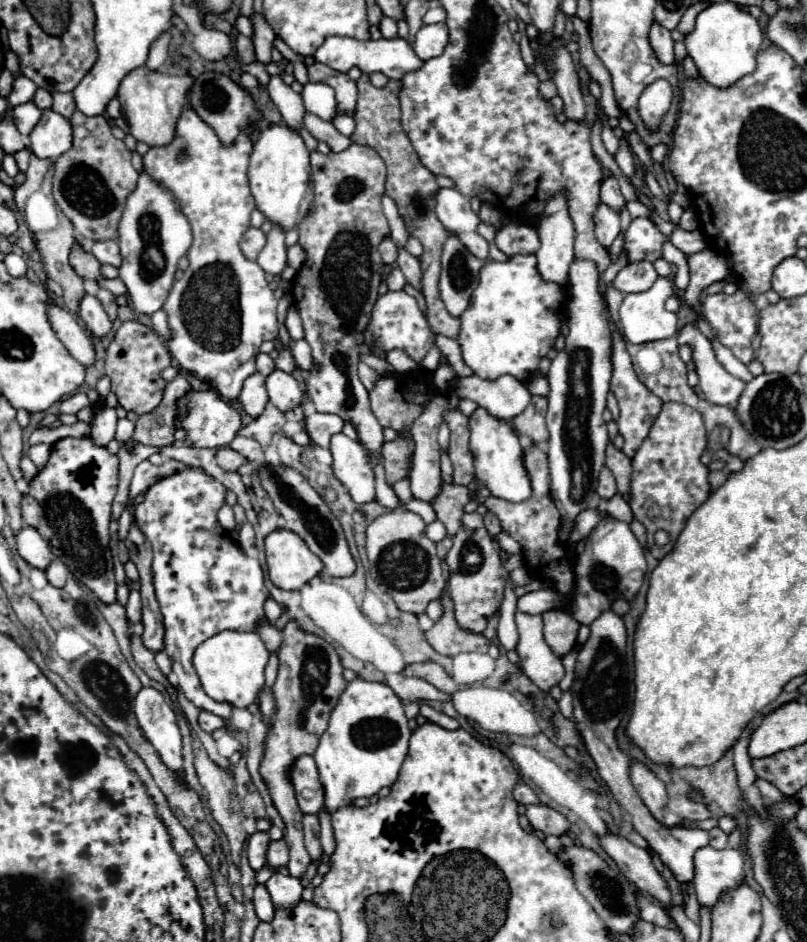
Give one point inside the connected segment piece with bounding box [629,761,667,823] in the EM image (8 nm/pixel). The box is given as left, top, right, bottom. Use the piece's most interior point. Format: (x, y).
(652, 790)

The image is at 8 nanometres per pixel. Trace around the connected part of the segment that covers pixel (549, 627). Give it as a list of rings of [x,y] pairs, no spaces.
[[[547,611],[543,615],[543,623],[545,641],[559,657],[563,657],[575,647],[579,623],[567,611]]]

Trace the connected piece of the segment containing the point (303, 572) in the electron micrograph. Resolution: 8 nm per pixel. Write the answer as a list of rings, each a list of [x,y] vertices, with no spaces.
[[[277,529],[265,539],[269,579],[279,589],[301,589],[323,571],[321,559],[289,529]]]

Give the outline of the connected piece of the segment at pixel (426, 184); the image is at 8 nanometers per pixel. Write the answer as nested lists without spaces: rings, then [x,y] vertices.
[[[361,75],[357,81],[359,87],[359,99],[355,109],[355,131],[349,137],[353,143],[367,145],[375,149],[385,165],[387,165],[387,195],[395,201],[405,225],[407,233],[411,237],[417,237],[423,245],[423,255],[419,257],[423,267],[423,297],[427,301],[427,321],[431,325],[433,333],[441,333],[447,337],[457,339],[461,323],[457,317],[451,317],[439,297],[439,271],[441,271],[441,249],[445,239],[449,237],[447,229],[441,225],[441,221],[435,215],[435,193],[439,191],[439,185],[435,181],[435,175],[419,161],[411,141],[407,139],[405,131],[401,129],[401,107],[399,107],[399,81],[389,81],[385,87],[377,89],[369,83],[369,75]]]

